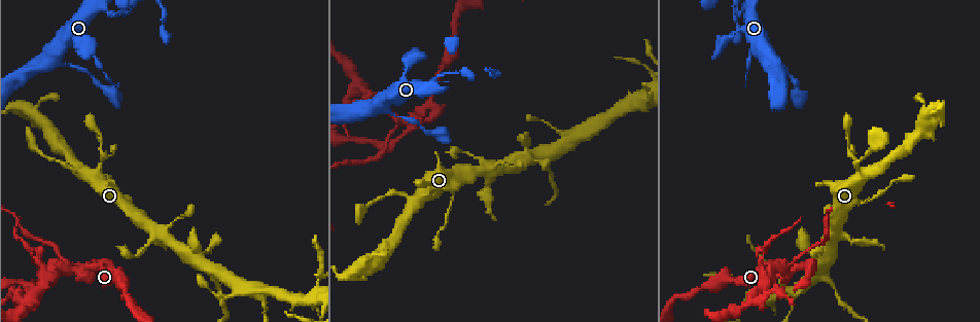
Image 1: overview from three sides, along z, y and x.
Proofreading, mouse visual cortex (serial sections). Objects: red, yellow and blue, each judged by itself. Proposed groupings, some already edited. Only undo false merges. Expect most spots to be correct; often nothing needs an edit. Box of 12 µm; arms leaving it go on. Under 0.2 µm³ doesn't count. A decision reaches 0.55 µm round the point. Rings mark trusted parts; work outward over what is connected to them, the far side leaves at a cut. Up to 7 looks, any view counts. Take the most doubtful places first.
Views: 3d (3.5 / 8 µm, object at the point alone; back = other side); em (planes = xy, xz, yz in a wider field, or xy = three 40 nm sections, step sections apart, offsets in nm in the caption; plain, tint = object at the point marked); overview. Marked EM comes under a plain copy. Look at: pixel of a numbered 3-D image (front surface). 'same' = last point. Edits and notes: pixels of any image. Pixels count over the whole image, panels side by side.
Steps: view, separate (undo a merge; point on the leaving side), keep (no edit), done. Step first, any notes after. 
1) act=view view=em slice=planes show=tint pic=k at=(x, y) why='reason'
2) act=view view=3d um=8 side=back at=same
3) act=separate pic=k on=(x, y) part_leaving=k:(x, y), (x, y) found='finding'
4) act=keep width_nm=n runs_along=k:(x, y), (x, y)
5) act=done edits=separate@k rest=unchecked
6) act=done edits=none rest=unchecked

act=view view=3d um=8 side=back pic=1 at=(789, 272) why='thick turns thin'

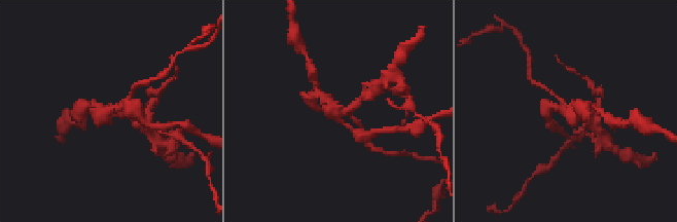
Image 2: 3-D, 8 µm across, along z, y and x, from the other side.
act=view view=3d um=3.5 side=back pic=2 at=(336, 113)

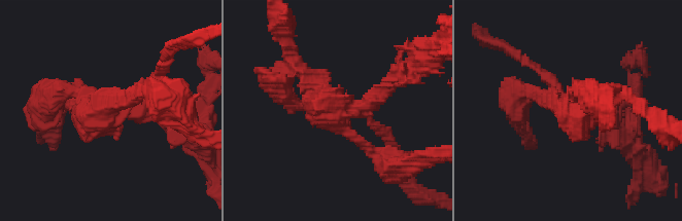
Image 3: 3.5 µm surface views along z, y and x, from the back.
act=view view=em slice=xy step=1 show=tint pic=3 at=(337, 112) why='shape alone is not enough'

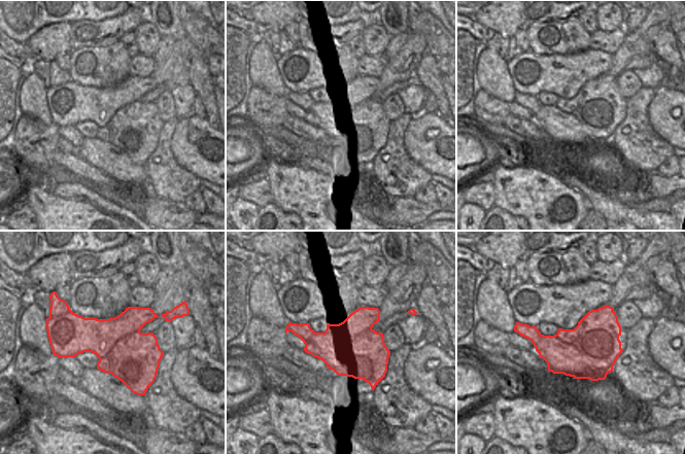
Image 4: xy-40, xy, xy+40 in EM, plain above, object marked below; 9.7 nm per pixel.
act=separate pic=3 on=(605, 132) border=4:(371, 328), (332, 344), (326, 363) found='two cells meet here'

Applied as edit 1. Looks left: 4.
act=view view=3d um=8 pic=1 at=(823, 276) why='a fork'

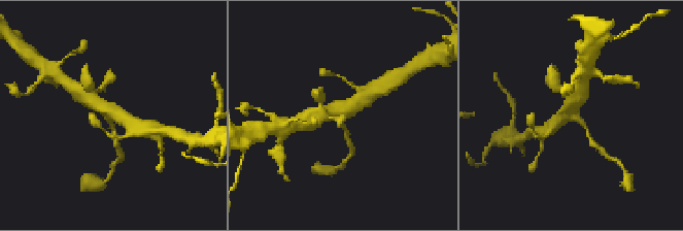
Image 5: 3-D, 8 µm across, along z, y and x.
act=view view=em slice=xy step=2 show=tint pic=5 at=(576, 118) arms=3 arm_widths_nm=150,450,600 why='shape alone is not enough'

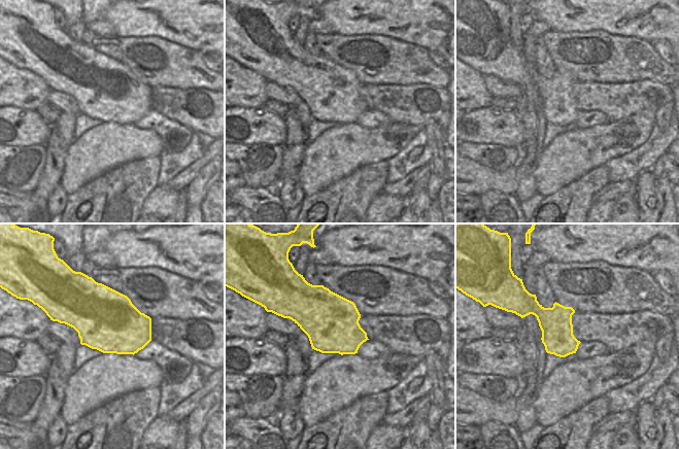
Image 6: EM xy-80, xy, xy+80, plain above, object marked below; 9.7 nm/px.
act=keep runs_along=5:(86, 94), (103, 108), (132, 123) found='all the same cell'

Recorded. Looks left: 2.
act=view view=3d um=3.5 pic=1 at=(736, 14)

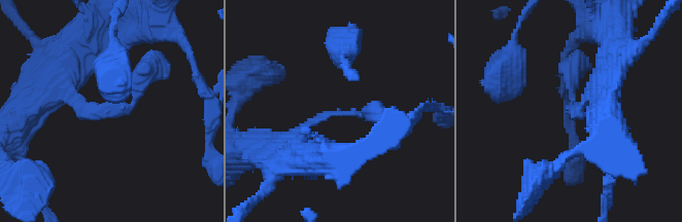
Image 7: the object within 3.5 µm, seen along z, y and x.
act=view view=em slice=xy step=2 show=tint pic=7 at=(571, 110) arm_widths_nm=200,250

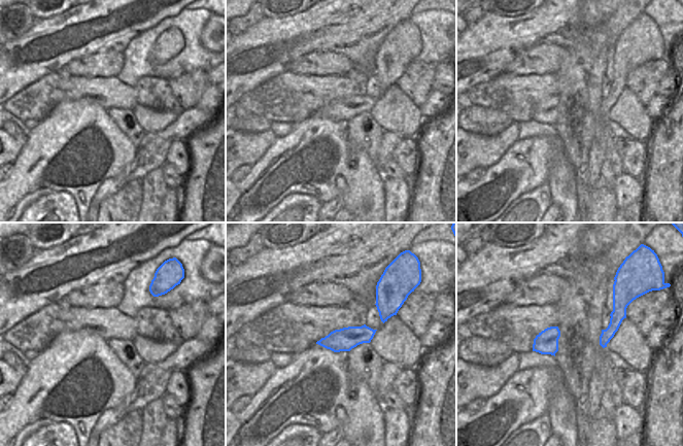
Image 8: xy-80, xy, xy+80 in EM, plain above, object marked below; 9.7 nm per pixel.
act=keep runs_along=7:(60, 91), (124, 110), (158, 66) found='one cell here'

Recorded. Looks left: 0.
act=done edits=separate@3 rest=unchecked

